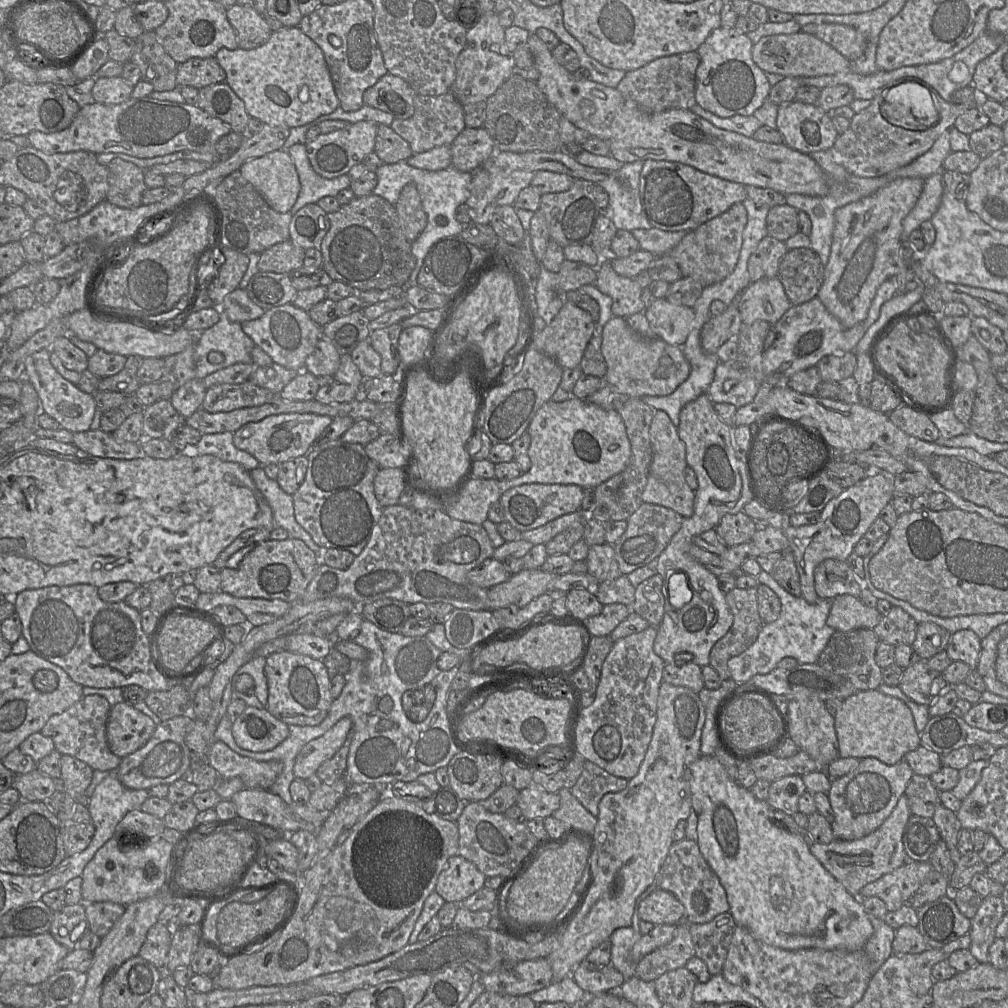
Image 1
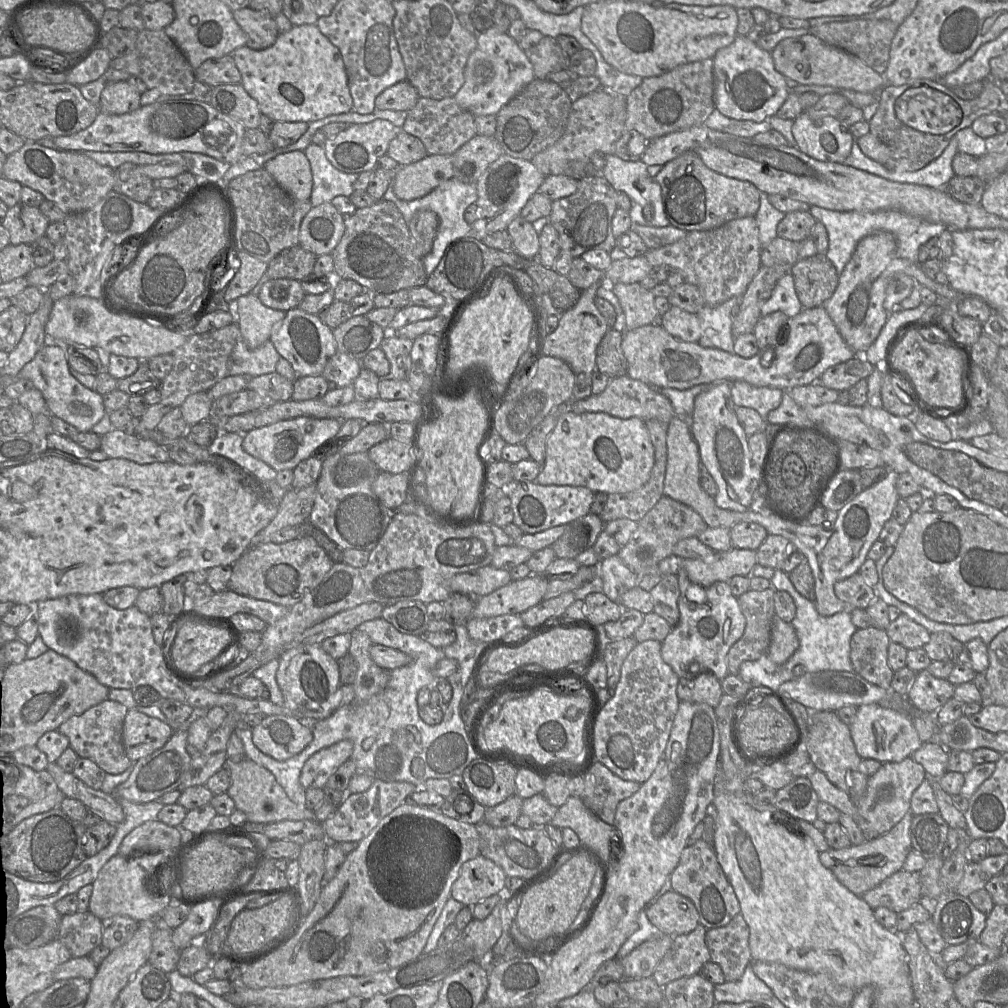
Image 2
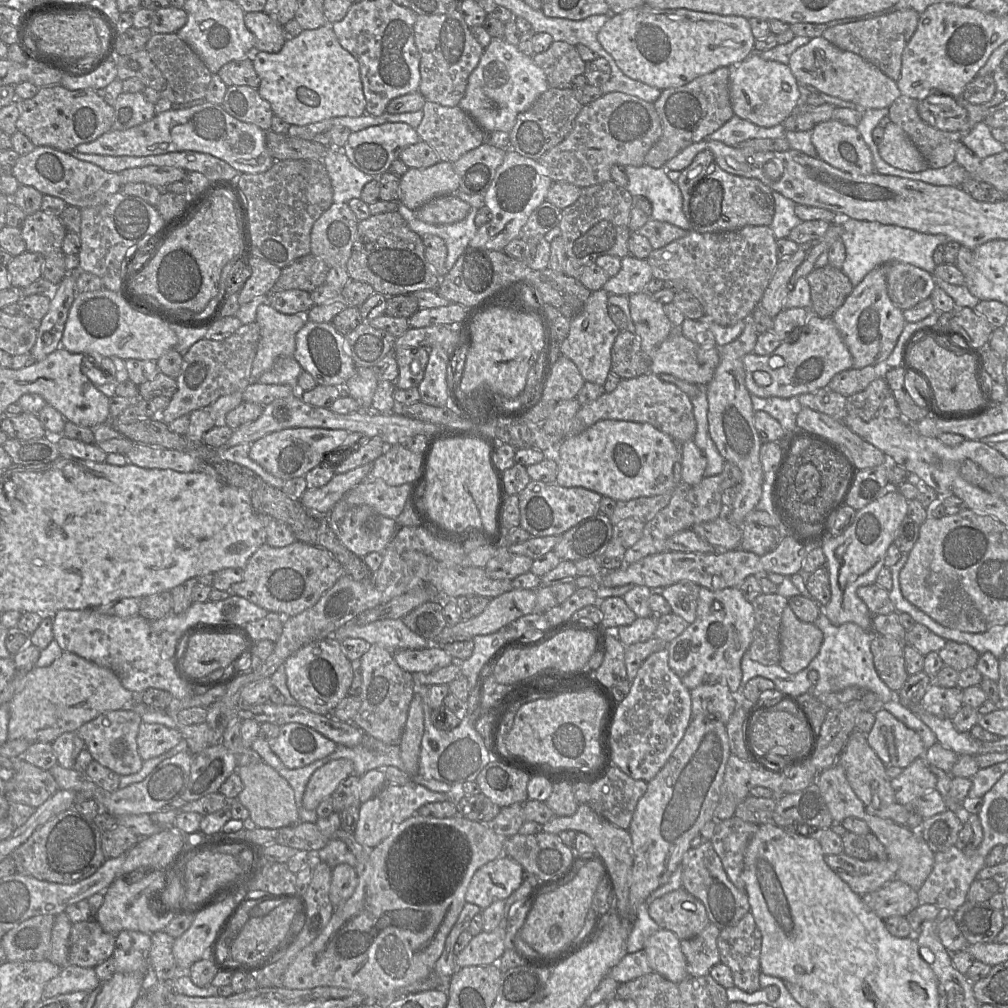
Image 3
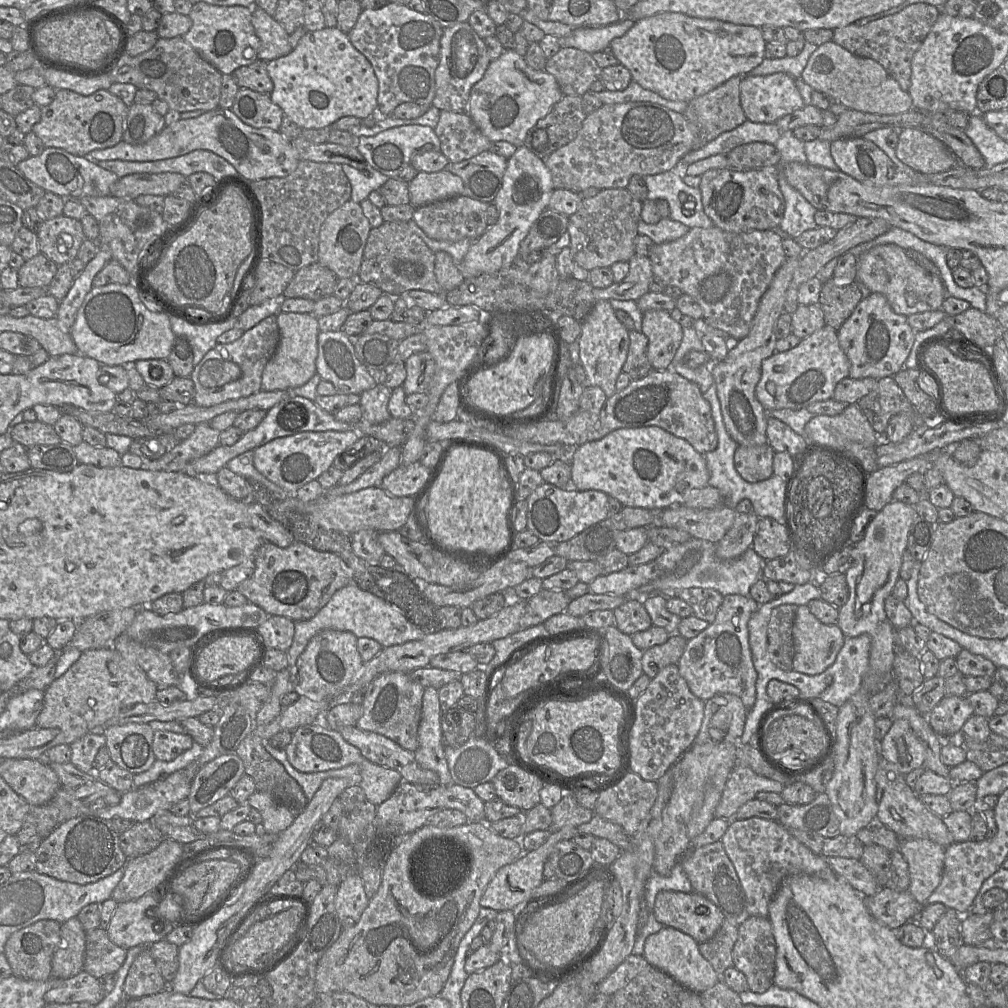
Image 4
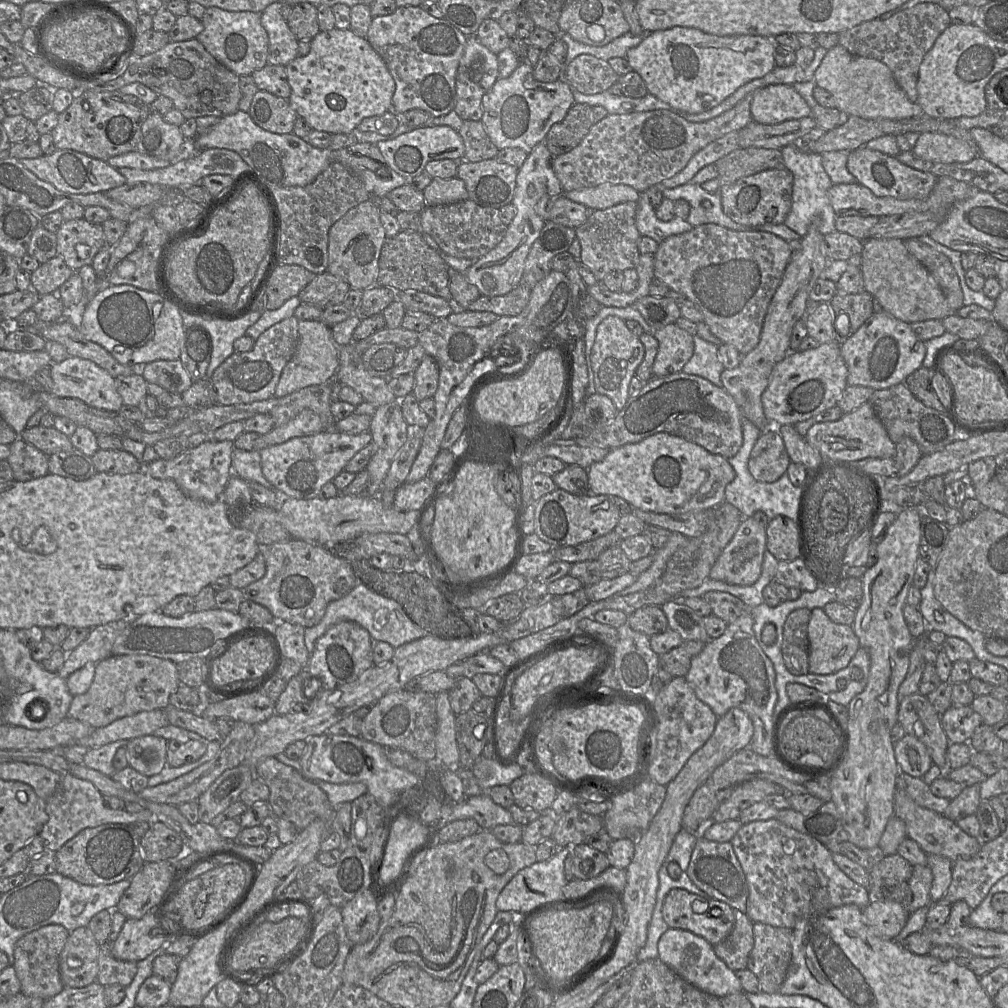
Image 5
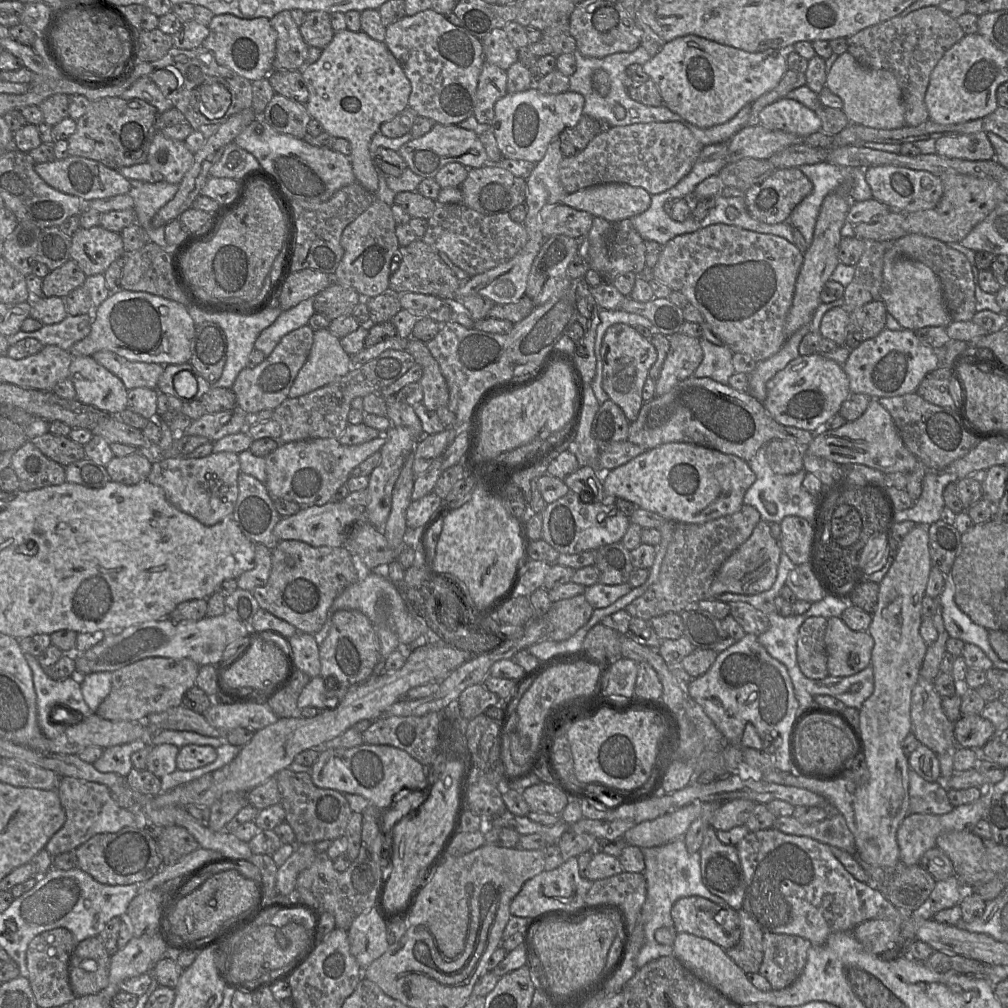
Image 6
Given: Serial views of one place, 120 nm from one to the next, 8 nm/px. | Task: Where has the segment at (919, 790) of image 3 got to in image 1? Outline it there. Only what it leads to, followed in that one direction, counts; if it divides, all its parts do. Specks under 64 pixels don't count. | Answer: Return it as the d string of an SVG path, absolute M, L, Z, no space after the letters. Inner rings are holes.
M866 757L860 759L855 769L832 779L827 796L834 813L831 826L836 840L860 839L881 826L896 807L899 798L905 794L913 775L912 768L904 760L887 765L874 757Z

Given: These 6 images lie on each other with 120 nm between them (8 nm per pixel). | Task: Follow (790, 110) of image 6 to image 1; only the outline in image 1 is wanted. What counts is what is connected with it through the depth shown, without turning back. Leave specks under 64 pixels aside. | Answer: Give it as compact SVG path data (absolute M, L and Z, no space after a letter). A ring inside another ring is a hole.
M734 27L713 30L697 49L700 63L695 74L695 99L701 108L722 118L752 116L768 99L770 84L766 73L752 59L753 42Z

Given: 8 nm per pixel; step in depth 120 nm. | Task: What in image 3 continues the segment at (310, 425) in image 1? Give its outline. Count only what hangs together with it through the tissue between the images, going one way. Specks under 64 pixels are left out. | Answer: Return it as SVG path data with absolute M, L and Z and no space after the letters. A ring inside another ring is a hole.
M288 428L272 432L251 444L249 457L264 470L286 481L304 477L311 469L319 465L327 455L337 452L346 441L349 432L324 428Z

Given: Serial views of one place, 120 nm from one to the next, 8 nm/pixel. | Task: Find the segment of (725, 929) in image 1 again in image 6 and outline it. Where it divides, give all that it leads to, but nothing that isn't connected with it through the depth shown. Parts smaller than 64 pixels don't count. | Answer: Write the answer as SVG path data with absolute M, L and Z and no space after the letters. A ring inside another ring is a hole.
M763 934L763 961L759 974L771 984L772 990L792 985L802 974L812 943L800 936Z

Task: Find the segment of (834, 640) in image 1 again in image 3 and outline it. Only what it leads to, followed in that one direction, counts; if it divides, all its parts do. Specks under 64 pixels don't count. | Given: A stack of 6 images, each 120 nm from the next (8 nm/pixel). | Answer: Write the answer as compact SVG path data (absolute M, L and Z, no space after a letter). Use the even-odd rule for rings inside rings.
M873 634L871 652L879 677L892 690L898 692L909 677L905 668L904 644L893 638Z

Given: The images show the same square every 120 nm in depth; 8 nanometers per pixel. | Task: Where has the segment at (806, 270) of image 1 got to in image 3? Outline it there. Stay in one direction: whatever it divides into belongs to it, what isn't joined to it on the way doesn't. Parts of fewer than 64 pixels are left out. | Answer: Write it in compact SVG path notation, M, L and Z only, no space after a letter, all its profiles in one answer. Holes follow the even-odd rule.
M830 264L814 268L805 278L810 286L810 310L823 318L831 318L853 290L848 277Z

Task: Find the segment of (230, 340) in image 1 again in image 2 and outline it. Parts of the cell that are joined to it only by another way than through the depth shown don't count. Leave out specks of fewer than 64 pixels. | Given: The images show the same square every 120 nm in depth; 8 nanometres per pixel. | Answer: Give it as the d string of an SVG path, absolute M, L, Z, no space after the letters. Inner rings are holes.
M237 341L228 362L228 376L246 375L251 378L275 372L281 358L272 342L250 349L246 343Z

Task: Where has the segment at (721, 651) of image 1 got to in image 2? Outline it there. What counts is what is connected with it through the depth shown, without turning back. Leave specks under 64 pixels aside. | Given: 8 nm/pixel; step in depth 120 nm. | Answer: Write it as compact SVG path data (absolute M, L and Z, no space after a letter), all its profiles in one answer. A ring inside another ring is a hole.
M772 586L761 591L749 590L737 598L746 624L742 636L727 653L730 675L738 675L742 662L757 660L768 653L771 623L775 616L775 591Z

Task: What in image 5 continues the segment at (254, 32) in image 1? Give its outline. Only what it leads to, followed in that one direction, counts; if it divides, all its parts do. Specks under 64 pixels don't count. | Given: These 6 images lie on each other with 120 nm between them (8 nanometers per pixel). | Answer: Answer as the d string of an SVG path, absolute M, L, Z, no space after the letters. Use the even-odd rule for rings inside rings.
M280 2L268 5L260 19L269 41L267 63L286 66L298 57L298 39L282 17L280 8Z

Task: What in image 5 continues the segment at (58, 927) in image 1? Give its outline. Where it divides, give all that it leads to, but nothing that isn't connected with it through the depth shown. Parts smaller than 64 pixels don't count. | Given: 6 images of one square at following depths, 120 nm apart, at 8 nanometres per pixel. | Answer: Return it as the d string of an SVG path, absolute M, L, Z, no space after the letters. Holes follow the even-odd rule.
M100 944L97 982L102 986L118 984L127 987L133 981L137 965L133 961L120 960L111 953L111 944Z

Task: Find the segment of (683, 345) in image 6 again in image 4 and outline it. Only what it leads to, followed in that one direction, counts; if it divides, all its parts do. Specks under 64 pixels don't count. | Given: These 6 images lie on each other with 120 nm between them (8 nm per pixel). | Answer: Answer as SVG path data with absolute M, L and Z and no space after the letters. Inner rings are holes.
M665 310L643 313L641 332L647 337L647 358L654 370L666 370L681 344L683 328Z

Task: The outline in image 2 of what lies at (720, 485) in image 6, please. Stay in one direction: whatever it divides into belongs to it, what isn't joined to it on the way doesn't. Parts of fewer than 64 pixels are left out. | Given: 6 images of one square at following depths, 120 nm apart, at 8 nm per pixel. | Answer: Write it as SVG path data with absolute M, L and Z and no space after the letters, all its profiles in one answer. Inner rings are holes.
M603 412L562 414L549 434L542 470L534 480L540 485L583 486L592 492L627 493L641 488L654 465L654 447L645 421L620 419Z

